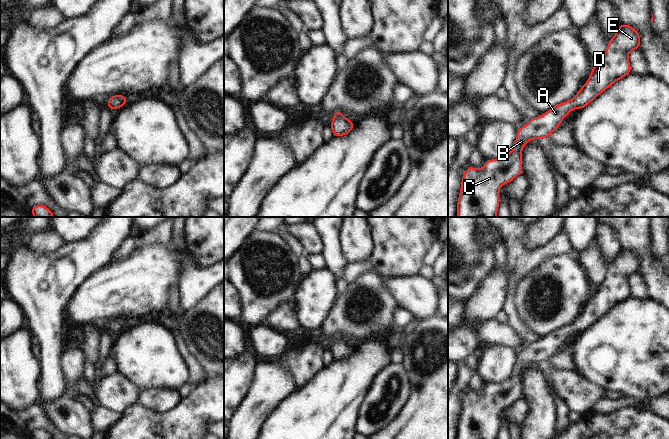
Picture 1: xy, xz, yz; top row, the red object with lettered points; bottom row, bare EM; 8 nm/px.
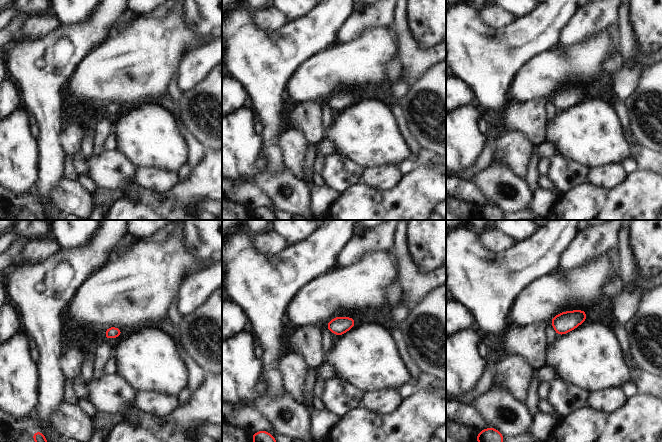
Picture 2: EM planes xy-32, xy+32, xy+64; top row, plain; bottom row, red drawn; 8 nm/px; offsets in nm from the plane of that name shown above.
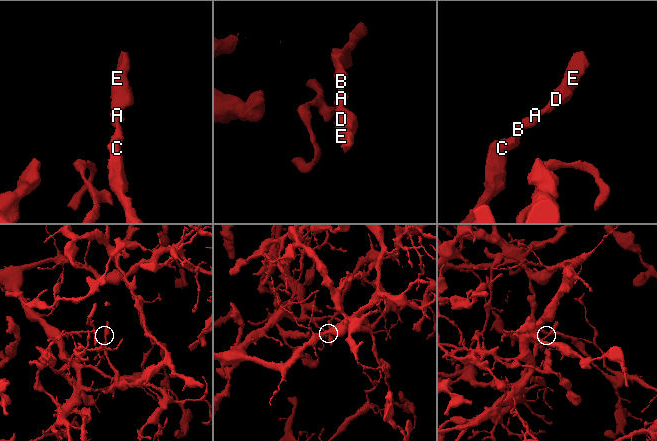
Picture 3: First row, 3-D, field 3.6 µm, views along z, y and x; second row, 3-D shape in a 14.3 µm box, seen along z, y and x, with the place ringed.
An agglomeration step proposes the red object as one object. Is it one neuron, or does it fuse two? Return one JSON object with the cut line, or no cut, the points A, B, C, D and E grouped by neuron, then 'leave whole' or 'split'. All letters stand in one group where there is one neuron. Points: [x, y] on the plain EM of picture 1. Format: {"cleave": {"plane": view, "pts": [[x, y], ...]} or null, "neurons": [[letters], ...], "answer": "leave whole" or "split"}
{"cleave": null, "neurons": [["A", "B", "C", "D", "E"]], "answer": "leave whole"}

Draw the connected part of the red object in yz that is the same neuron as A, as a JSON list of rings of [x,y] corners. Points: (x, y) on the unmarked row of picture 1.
[[[621,247],[610,263],[604,281],[593,290],[588,305],[575,321],[554,330],[543,339],[530,343],[517,354],[511,376],[500,384],[486,384],[482,393],[466,392],[457,426],[457,439],[496,439],[499,413],[523,396],[523,370],[531,363],[548,362],[559,347],[575,332],[582,333],[617,304],[631,296],[628,277],[639,273],[640,259],[631,250]]]

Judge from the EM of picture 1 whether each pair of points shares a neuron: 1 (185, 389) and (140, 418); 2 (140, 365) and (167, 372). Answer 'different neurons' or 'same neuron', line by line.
1: different neurons
2: same neuron

